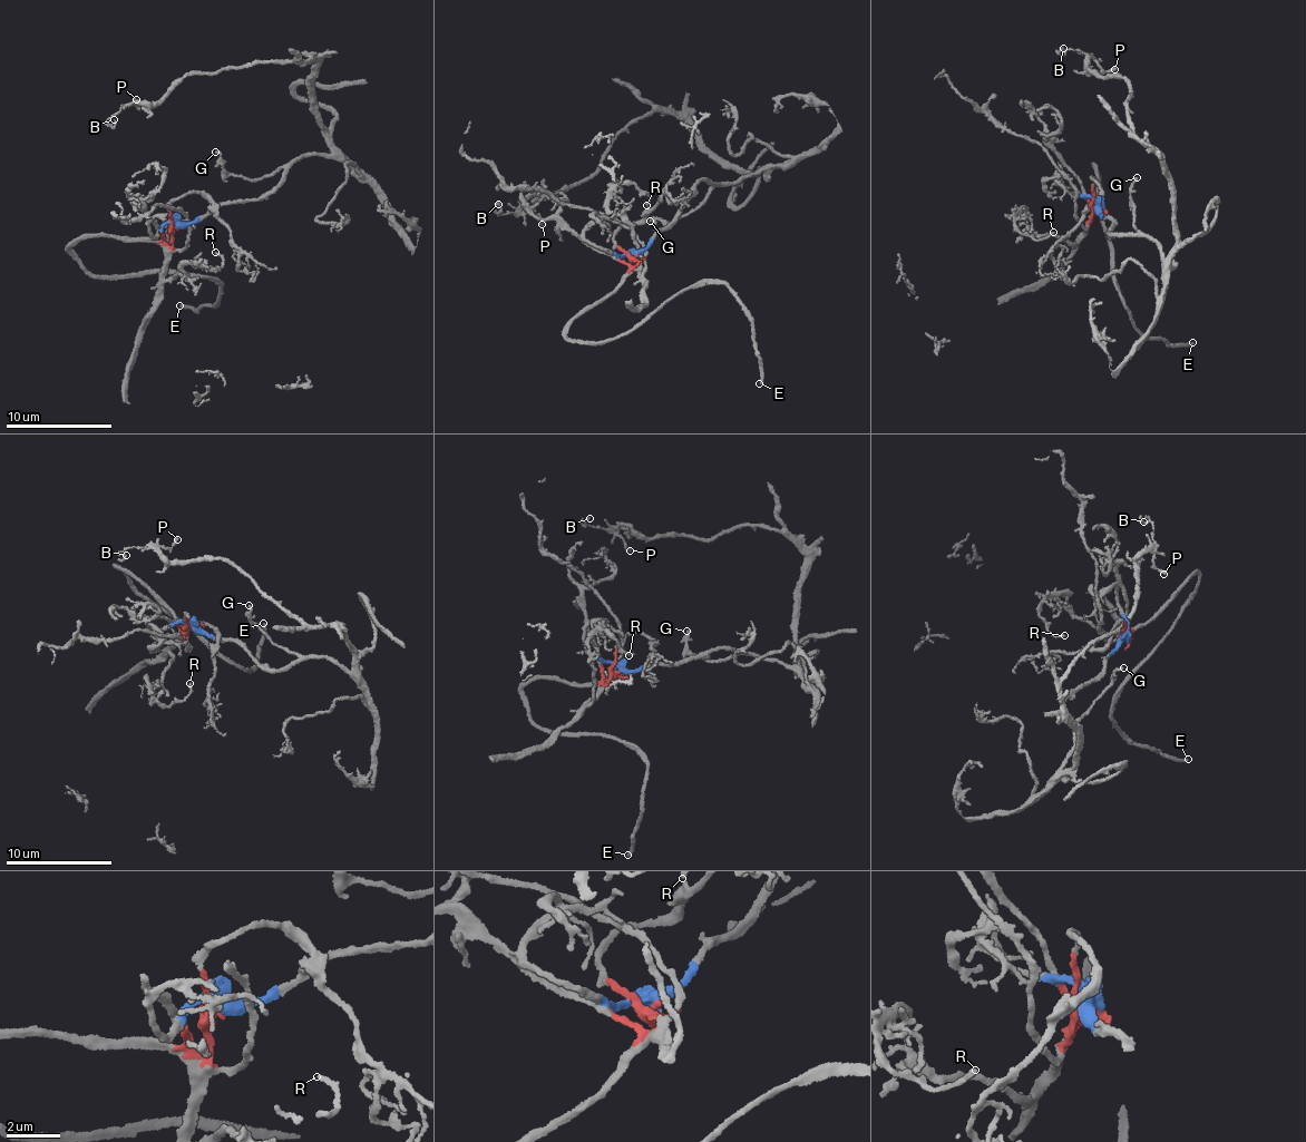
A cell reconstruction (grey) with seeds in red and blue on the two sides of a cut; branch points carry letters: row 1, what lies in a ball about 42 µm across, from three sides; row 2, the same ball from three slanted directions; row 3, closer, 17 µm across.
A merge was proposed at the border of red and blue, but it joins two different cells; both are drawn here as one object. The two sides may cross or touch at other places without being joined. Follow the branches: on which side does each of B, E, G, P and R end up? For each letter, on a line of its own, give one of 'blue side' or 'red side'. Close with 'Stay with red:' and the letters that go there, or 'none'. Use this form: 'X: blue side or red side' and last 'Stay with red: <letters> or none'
B: blue side
E: red side
G: blue side
P: blue side
R: red side
Stay with red: E, R

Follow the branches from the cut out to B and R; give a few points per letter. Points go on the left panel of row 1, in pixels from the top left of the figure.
B: (175, 225), (256, 199), (294, 160), (330, 153), (314, 60), (193, 75), (114, 119)
R: (175, 225), (164, 276), (187, 276), (184, 275), (183, 266), (216, 270), (222, 264), (214, 252)

